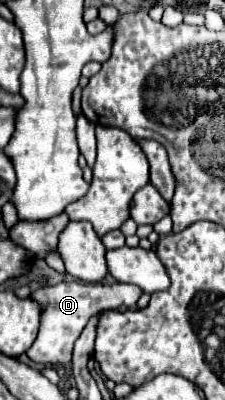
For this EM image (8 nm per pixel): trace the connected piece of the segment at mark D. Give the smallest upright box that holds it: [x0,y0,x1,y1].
[26,283,142,365]

